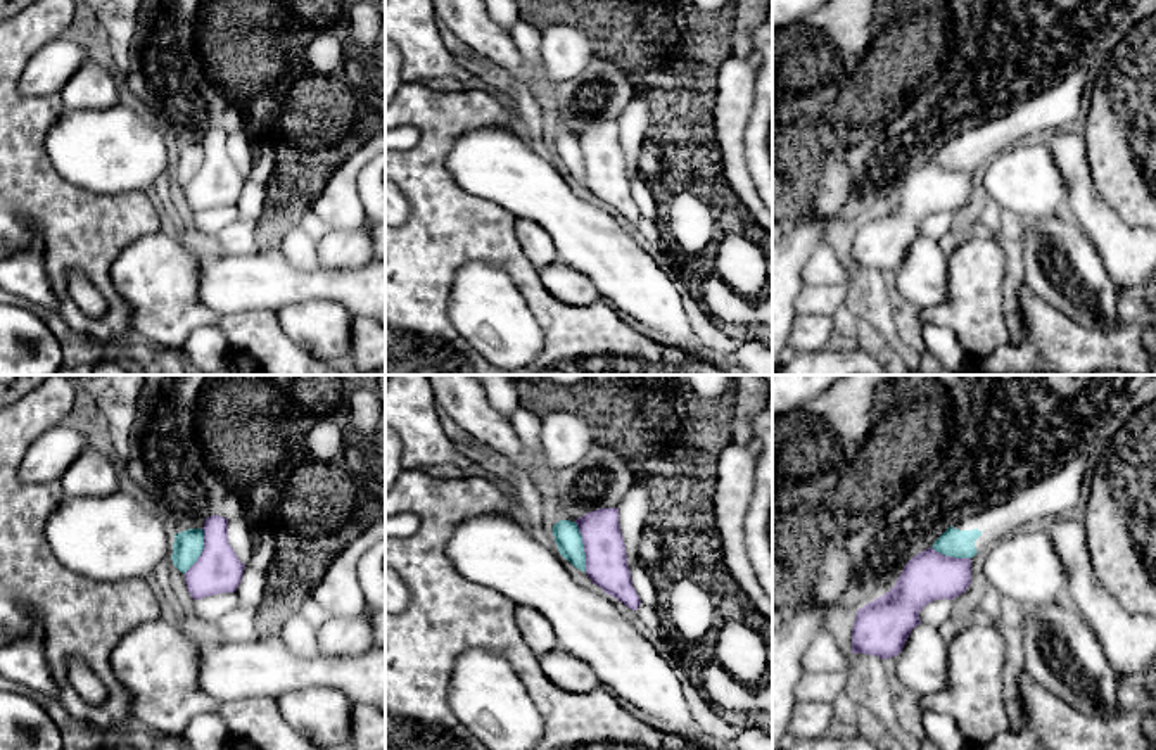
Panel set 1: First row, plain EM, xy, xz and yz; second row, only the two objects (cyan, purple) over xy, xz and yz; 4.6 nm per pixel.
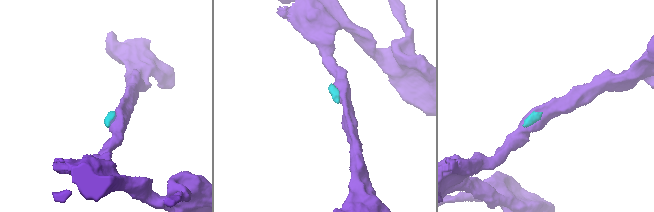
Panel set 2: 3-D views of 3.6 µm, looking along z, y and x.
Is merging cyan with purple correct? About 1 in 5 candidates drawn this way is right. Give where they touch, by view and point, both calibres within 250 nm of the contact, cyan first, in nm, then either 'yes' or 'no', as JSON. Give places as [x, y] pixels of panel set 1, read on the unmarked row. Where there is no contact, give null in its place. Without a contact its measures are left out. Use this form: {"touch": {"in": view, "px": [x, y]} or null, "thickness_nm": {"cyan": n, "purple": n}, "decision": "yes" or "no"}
{"touch": {"in": "xz", "px": [583, 159]}, "thickness_nm": {"cyan": 120, "purple": 190}, "decision": "no"}

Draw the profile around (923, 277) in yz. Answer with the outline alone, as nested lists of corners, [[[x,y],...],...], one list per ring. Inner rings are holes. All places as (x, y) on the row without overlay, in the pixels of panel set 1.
[[[916,238],[897,268],[897,290],[902,297],[930,308],[949,297],[949,263],[937,240]]]

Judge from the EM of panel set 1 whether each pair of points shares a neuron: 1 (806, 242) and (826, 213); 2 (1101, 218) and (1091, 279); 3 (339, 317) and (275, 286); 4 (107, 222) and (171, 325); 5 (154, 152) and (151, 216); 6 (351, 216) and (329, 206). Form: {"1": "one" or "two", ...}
{"1": "one", "2": "two", "3": "two", "4": "two", "5": "two", "6": "one"}

